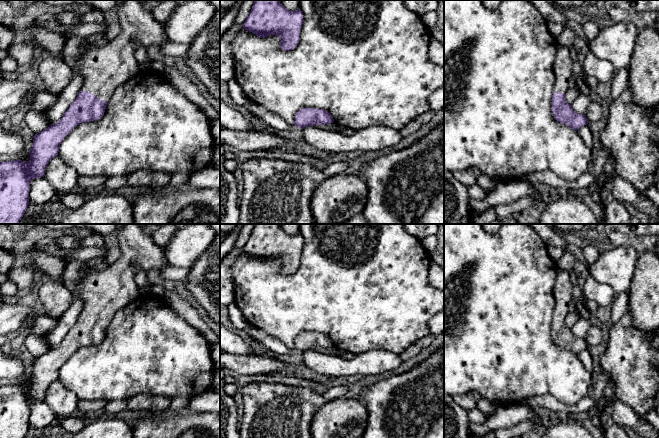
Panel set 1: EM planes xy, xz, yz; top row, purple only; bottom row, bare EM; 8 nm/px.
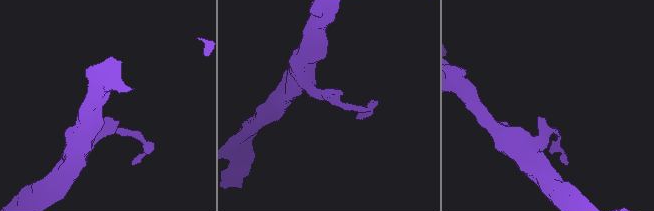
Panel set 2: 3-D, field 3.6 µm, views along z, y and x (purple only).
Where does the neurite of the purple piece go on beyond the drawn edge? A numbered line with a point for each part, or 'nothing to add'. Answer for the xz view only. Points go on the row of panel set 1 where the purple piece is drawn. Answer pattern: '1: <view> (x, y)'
nothing to add

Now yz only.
1: yz (563, 72)

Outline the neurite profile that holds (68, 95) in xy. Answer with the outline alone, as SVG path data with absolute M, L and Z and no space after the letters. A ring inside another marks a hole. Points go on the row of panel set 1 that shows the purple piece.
M73 72L70 83L56 95L57 101L44 111L50 124L57 123L64 116L65 112L76 100L79 92L81 91L83 82L83 78L78 73Z

